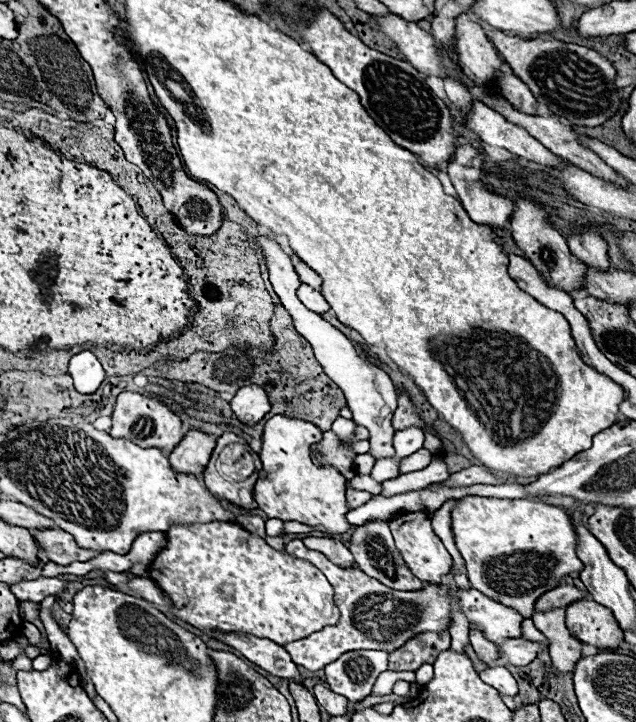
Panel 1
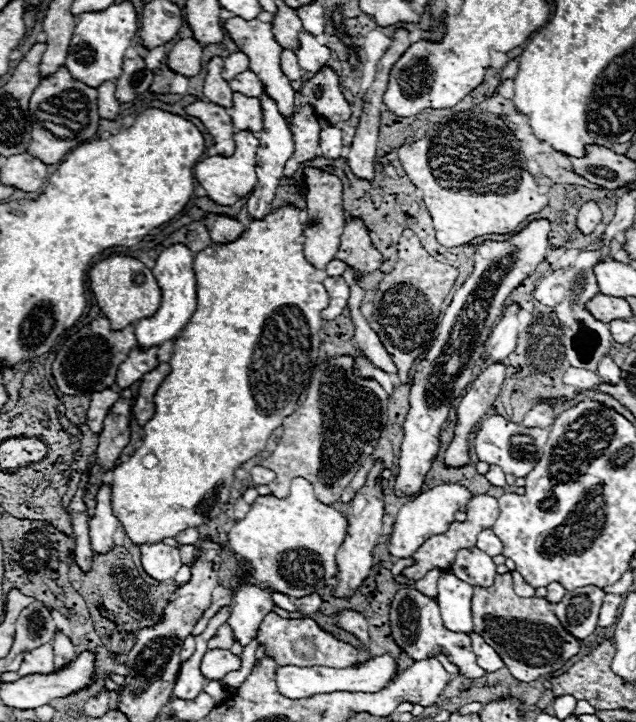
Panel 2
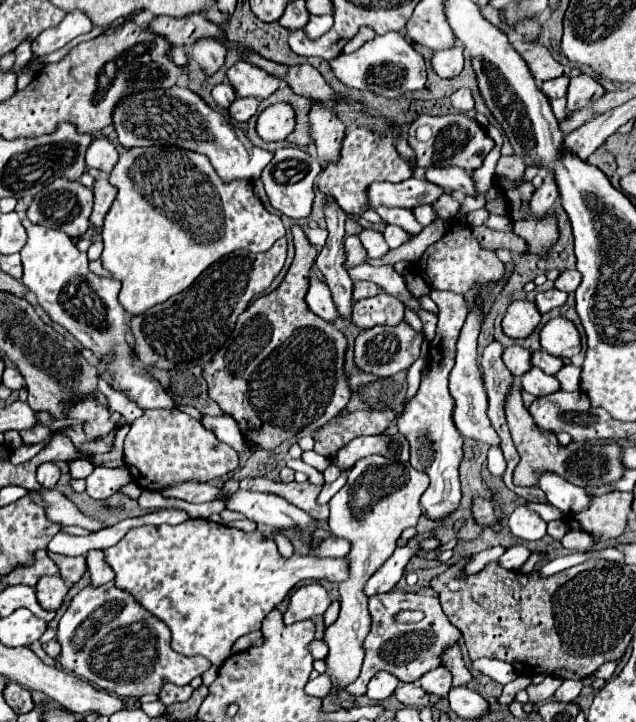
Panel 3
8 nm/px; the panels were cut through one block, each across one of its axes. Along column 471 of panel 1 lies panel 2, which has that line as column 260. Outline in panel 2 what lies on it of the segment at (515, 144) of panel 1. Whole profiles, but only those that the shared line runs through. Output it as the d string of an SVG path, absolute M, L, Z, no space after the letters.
M234 92L232 100L234 100L234 104L232 104L232 110L230 110L230 118L232 118L234 128L260 132L262 130L260 100L250 98L250 96L242 96L240 92Z

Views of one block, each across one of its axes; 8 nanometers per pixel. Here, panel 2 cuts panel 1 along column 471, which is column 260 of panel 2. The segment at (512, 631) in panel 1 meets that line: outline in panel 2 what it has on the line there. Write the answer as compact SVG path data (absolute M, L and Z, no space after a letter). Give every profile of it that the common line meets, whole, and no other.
M244 586L234 596L230 618L226 620L226 624L232 628L234 640L246 646L254 638L264 616L272 612L272 606L274 606L274 600L266 590L258 586Z

